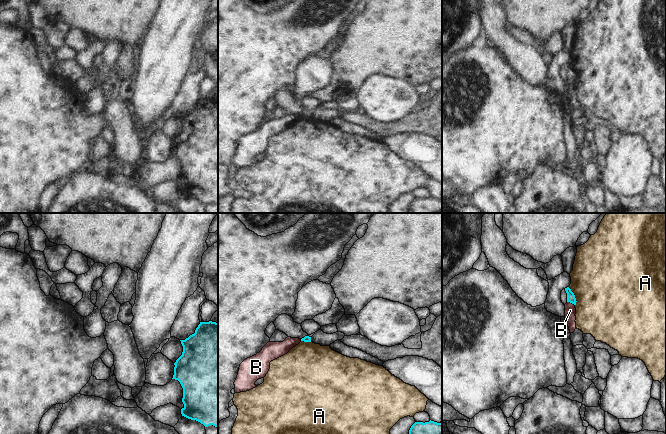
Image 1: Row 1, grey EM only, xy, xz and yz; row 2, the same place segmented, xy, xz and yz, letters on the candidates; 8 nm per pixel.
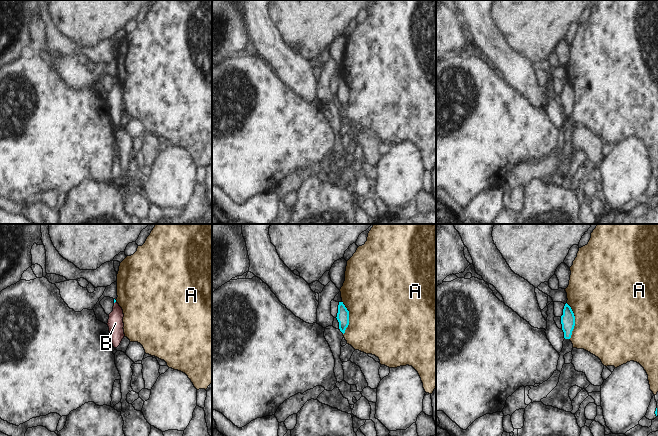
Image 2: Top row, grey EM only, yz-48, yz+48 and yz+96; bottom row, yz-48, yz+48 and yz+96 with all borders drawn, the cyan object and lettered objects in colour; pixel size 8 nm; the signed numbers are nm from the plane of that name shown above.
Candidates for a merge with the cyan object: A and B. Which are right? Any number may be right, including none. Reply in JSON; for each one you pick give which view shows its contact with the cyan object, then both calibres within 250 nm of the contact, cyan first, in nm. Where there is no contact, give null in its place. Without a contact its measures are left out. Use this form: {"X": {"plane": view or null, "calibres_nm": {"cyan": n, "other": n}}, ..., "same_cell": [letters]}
{"same_cell": []}

